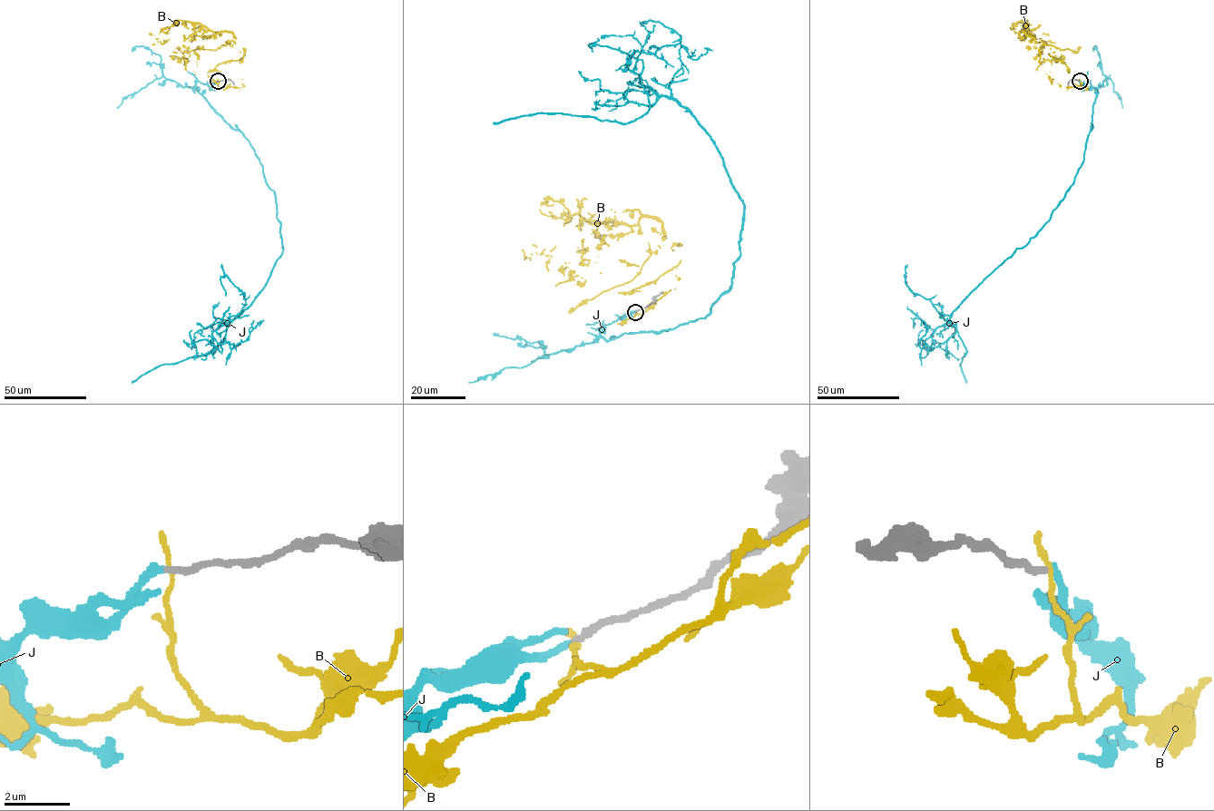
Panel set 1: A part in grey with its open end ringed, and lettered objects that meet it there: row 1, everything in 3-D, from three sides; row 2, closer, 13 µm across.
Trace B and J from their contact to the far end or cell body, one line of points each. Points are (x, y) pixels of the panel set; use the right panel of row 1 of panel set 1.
B: (1080, 81), (1062, 61), (1040, 58), (1023, 32), (1052, 63), (1054, 53), (1040, 38), (1048, 34)
J: (1080, 81), (1088, 81), (1097, 97), (1074, 182), (1042, 228), (951, 315), (966, 352), (960, 363), (965, 383)

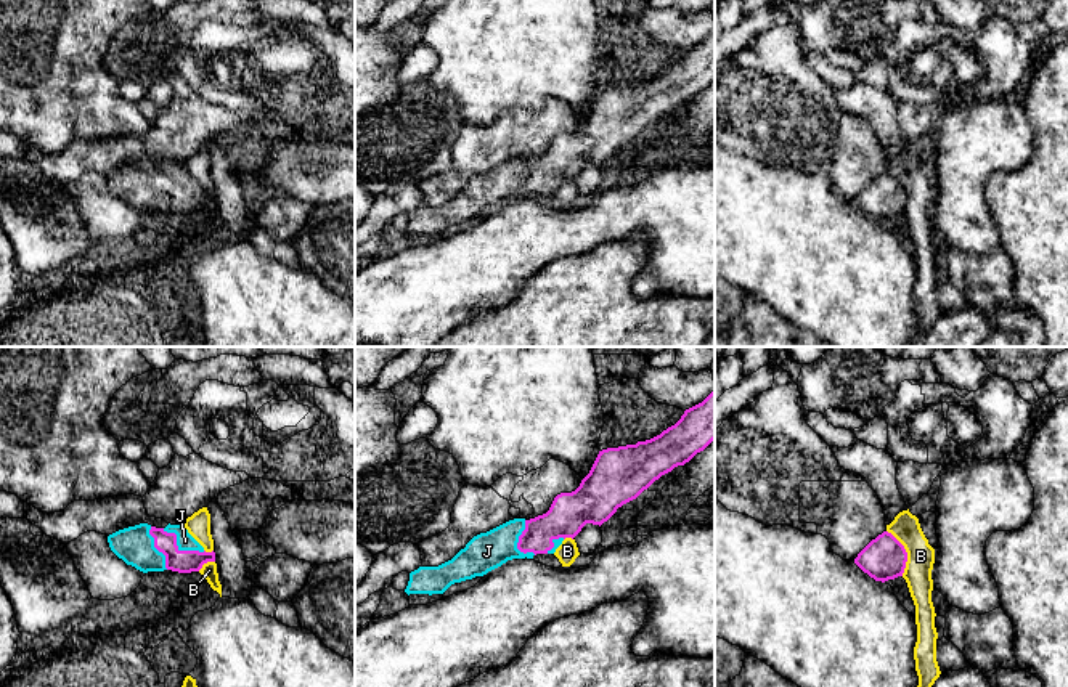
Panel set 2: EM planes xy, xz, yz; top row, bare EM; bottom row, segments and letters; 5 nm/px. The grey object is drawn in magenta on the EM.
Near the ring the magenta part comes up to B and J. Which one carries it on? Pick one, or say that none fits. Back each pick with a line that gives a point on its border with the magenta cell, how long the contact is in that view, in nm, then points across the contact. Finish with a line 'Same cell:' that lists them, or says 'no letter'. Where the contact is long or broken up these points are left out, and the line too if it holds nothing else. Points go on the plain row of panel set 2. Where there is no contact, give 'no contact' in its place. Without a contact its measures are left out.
J: meets magenta in xy at (177, 188); contact 240 nm long; runs through xy (177, 201), (177, 188), (185, 182)
Same cell: J

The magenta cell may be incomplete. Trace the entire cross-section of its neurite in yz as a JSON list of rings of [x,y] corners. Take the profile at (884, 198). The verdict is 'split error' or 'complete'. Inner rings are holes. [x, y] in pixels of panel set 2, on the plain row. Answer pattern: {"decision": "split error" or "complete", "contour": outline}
{"decision": "complete", "contour": [[[888,172],[872,180],[854,199],[854,204],[875,222],[903,217],[907,202],[904,186]]]}

